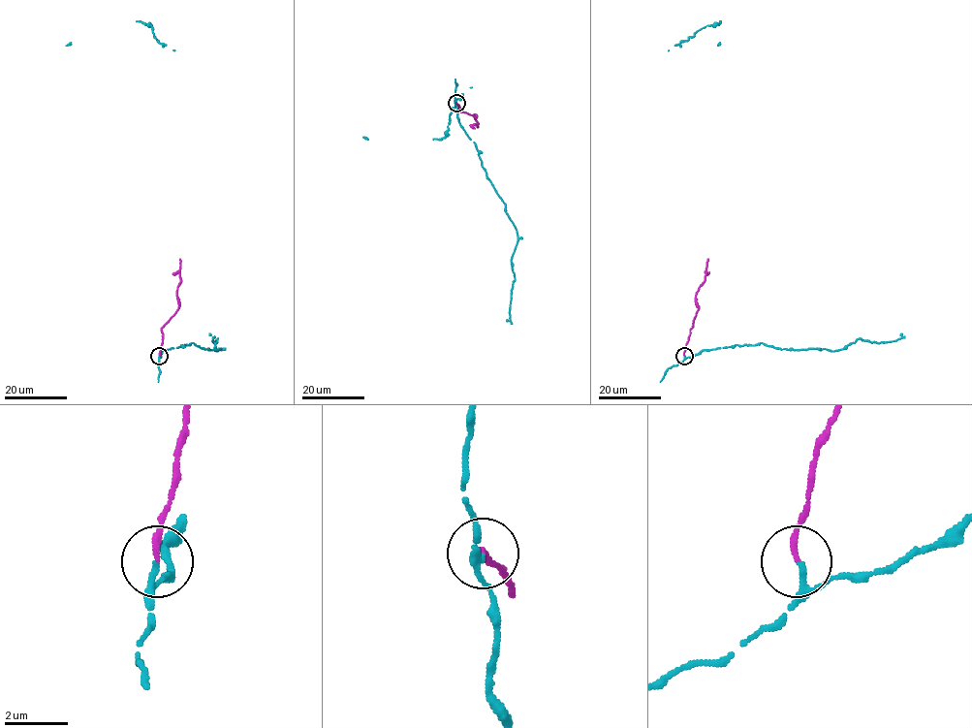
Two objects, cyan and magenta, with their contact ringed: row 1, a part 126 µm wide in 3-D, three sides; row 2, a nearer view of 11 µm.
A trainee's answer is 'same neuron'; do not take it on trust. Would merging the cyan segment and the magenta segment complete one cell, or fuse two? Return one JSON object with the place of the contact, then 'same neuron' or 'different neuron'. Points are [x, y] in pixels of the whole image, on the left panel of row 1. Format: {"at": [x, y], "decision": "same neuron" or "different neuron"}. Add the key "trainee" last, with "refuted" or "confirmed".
{"at": [159, 356], "decision": "different neuron", "trainee": "refuted"}

